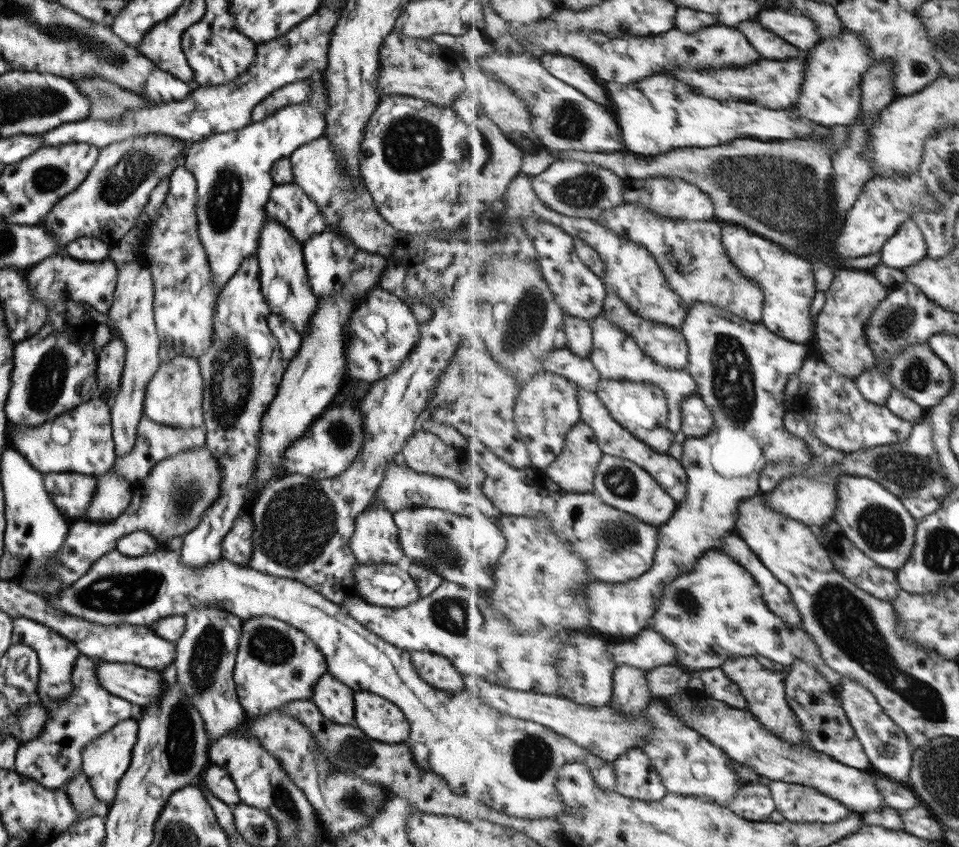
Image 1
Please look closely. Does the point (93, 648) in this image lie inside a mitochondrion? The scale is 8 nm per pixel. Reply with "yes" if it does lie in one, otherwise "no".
no

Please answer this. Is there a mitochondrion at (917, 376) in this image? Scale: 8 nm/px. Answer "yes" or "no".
yes

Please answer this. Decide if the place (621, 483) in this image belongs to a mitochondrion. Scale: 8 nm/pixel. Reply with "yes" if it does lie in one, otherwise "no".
yes

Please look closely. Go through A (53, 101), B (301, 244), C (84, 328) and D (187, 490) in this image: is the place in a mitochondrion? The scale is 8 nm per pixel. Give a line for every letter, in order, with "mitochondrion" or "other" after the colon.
A: mitochondrion
B: other
C: other
D: mitochondrion

